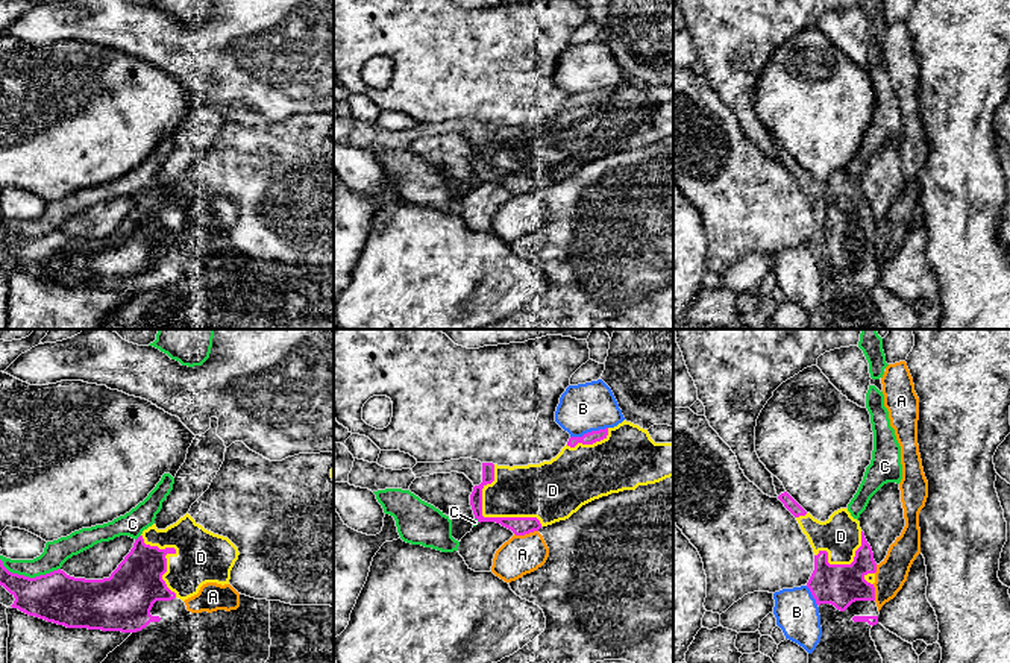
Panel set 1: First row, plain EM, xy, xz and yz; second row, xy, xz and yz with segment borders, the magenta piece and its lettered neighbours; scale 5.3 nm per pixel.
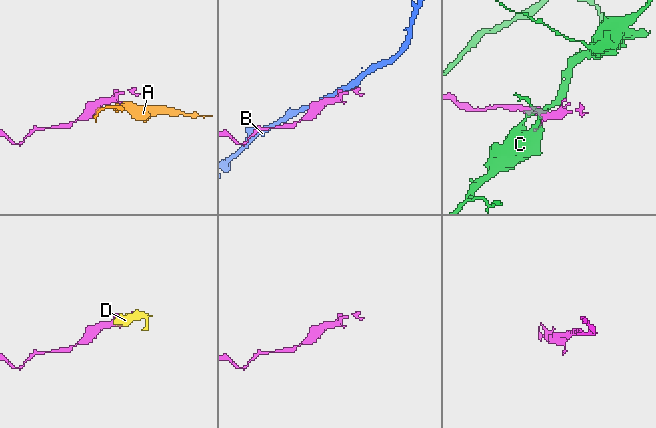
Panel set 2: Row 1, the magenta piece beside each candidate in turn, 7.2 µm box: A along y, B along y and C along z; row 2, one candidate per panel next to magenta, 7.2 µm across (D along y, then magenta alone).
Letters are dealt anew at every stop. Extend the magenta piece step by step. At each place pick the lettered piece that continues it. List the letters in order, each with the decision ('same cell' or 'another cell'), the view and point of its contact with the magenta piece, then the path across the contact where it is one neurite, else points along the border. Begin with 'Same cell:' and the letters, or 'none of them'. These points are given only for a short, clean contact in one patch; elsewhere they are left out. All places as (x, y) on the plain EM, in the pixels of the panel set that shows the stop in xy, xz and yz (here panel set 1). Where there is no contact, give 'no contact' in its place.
Same cell: D
A: another cell; contact xz (525, 193); border xz (537, 190), (528, 194), (514, 194)
B: another cell; contact xz (589, 93)
C: another cell; contact xy (28, 237)
D: same cell; contact xz (487, 178)

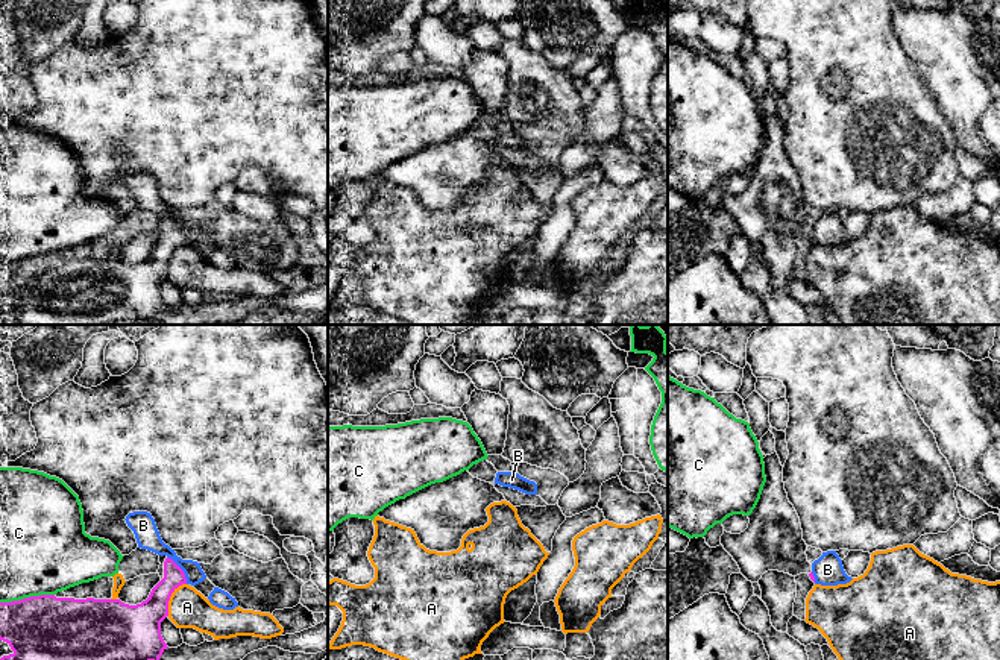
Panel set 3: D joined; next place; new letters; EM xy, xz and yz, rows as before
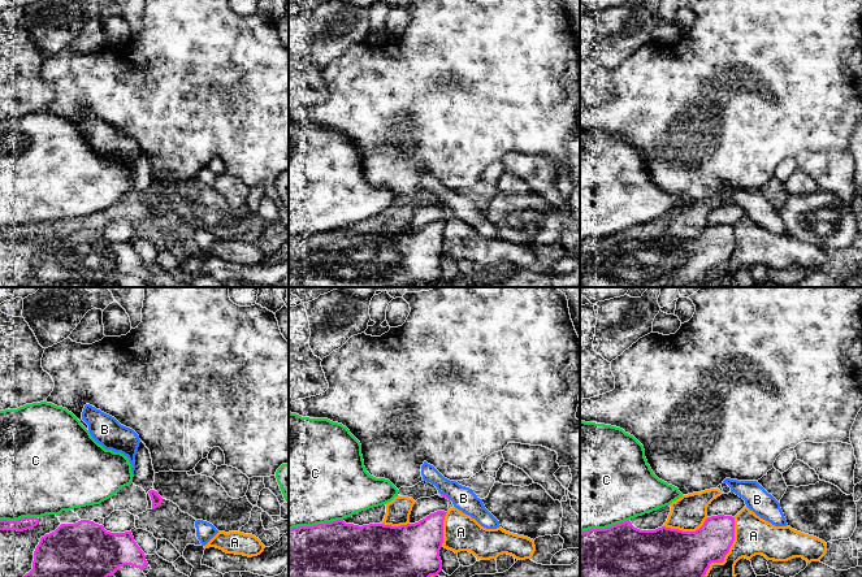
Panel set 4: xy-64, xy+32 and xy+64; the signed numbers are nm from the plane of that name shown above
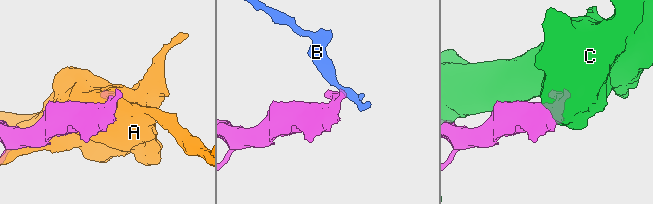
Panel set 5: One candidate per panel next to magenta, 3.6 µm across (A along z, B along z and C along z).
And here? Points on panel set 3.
Same cell: none of them
A: another cell; contact xy (169, 258)
B: another cell; contact xy (181, 229); border xy (167, 216), (182, 231), (187, 243)
C: another cell; contact xy (26, 258)

